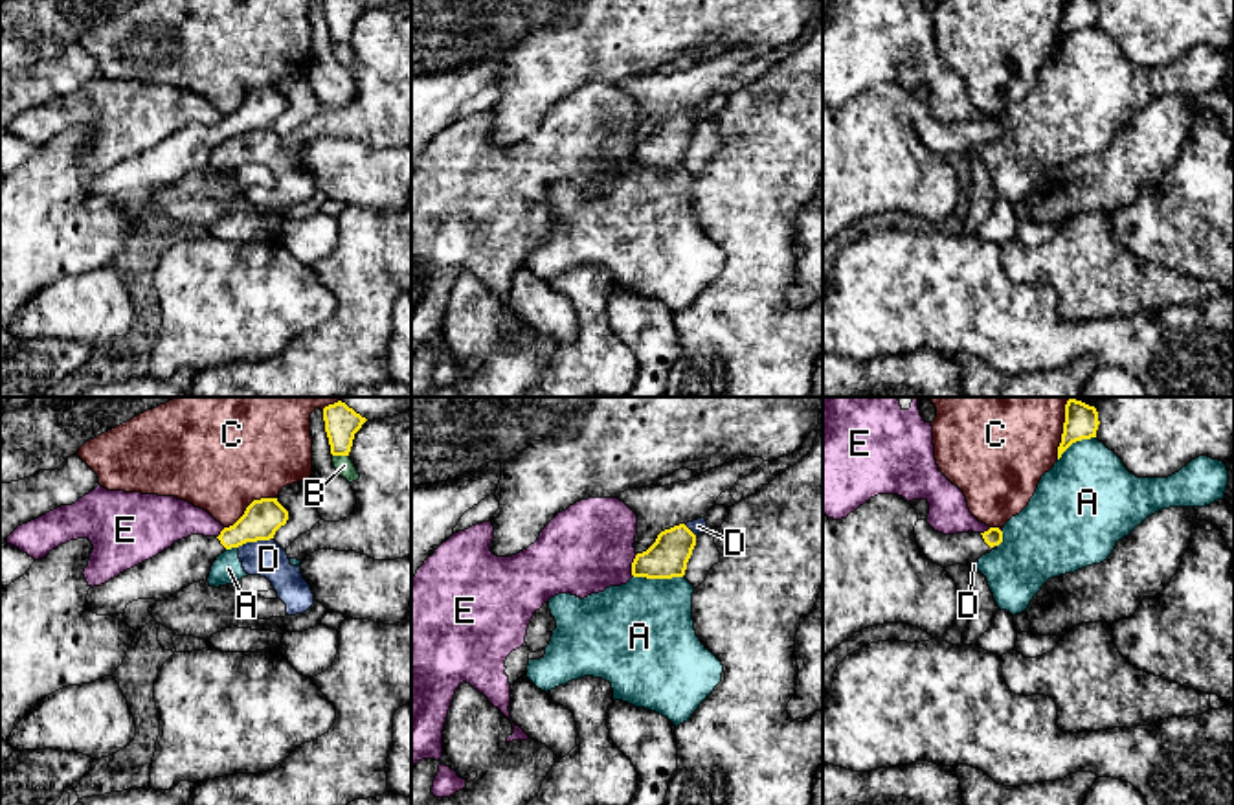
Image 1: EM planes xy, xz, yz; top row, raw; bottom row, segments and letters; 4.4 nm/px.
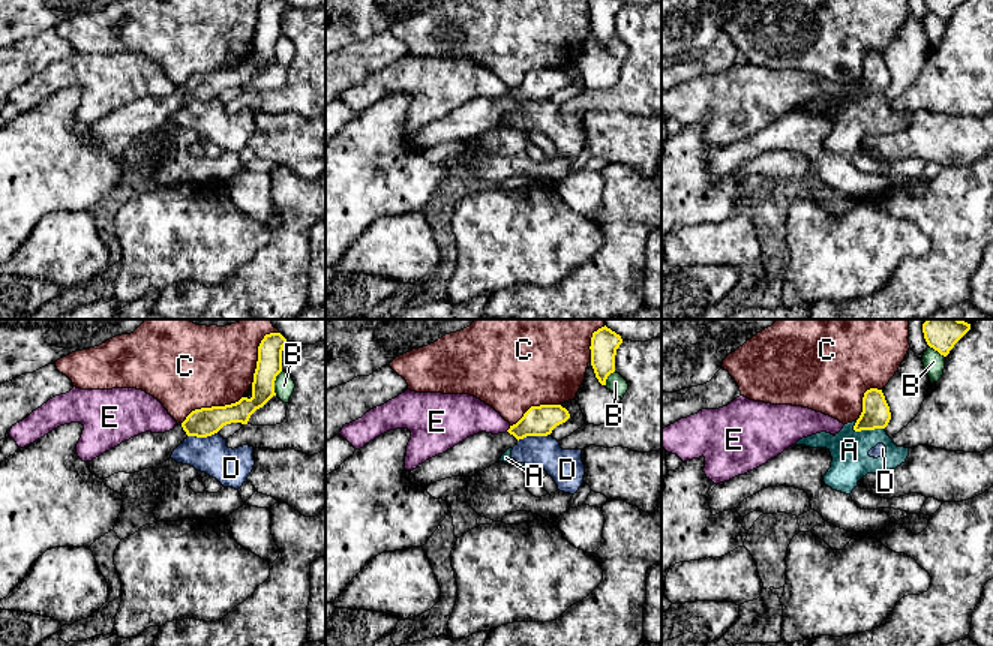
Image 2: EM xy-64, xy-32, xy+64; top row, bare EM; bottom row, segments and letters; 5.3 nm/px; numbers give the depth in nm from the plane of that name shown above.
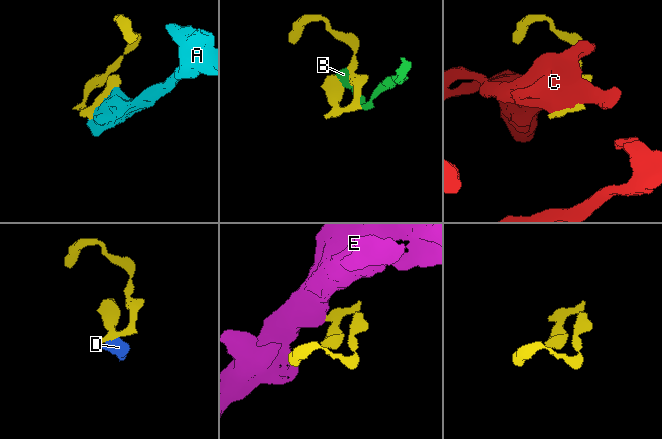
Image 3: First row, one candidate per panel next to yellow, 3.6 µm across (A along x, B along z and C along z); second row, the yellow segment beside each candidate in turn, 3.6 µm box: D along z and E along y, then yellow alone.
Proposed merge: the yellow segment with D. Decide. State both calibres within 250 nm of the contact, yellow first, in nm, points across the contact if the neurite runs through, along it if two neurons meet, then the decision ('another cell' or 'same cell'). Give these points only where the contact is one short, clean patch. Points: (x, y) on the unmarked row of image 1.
160 nm thick on the yellow side, 160 nm on the other; border along xy (272, 125), (246, 129), (237, 135); another cell

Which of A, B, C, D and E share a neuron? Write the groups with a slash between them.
A D / B / C / E

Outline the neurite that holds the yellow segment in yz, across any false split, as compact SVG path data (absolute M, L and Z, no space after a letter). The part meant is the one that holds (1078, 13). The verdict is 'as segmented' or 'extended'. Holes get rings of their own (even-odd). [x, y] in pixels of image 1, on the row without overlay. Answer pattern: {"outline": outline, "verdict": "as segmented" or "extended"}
{"outline": "M1065 0L1058 48L1072 31L1096 26L1098 13L1098 0Z", "verdict": "as segmented"}

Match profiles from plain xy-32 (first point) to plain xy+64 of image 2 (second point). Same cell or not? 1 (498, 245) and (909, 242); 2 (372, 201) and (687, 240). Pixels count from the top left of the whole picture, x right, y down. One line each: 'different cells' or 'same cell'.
1: same cell
2: different cells

